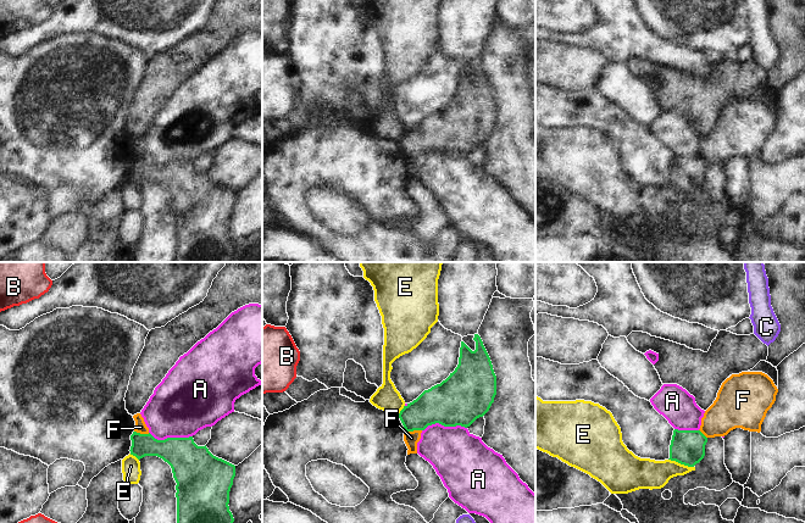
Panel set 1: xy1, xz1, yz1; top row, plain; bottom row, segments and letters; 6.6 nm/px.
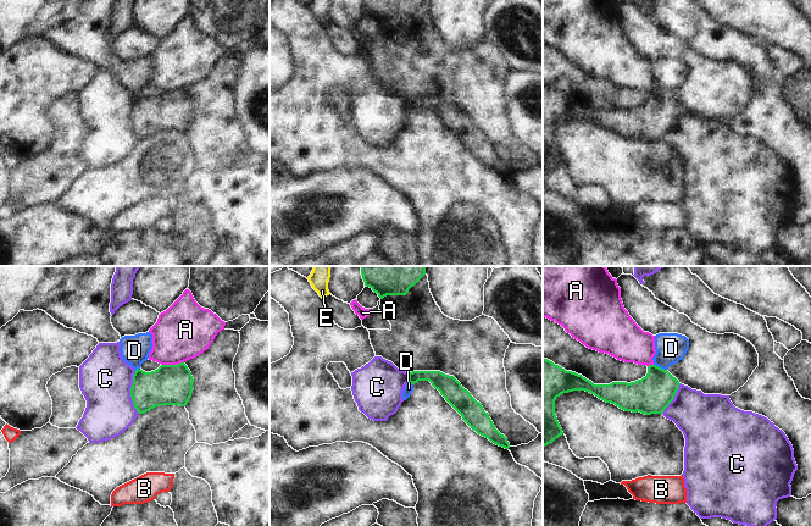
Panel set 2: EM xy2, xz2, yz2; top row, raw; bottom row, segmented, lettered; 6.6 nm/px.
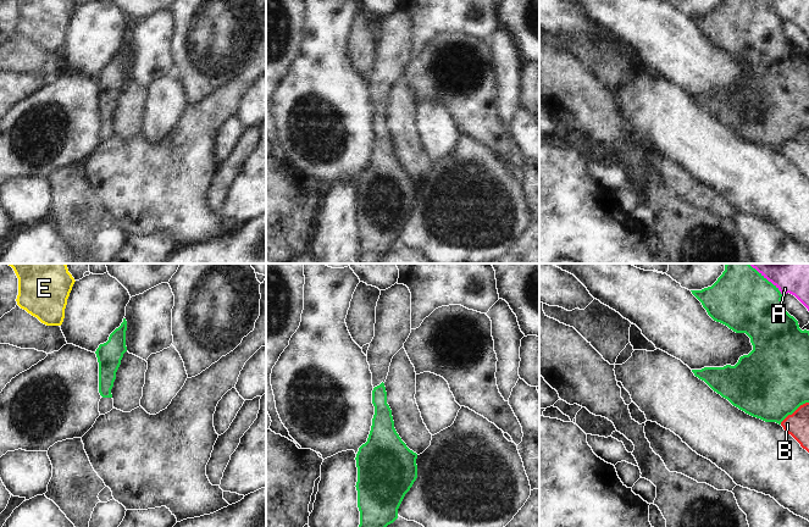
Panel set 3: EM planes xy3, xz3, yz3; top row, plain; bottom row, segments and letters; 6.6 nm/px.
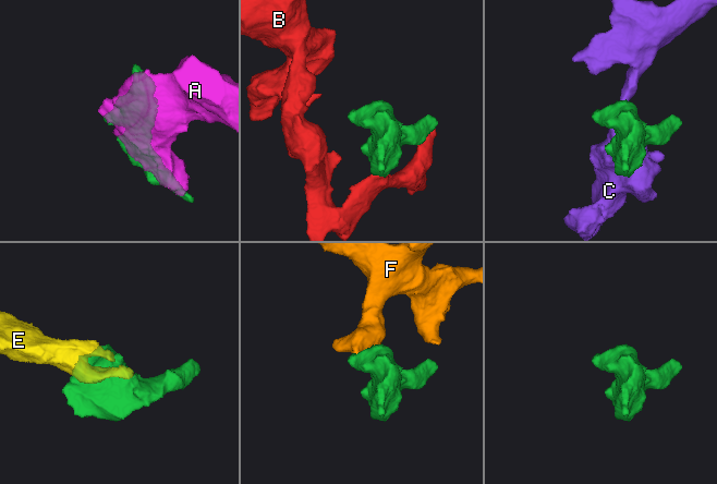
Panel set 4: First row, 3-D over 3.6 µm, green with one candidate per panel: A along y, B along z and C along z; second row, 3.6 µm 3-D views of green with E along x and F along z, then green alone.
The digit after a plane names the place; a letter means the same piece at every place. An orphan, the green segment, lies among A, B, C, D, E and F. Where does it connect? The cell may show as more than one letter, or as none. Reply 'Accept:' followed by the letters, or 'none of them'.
Accept: none of them

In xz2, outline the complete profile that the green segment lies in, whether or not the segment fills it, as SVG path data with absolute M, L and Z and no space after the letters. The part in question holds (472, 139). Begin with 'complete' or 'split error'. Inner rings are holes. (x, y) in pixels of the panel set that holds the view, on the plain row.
complete | M412 98L409 100L410 110L415 111L418 107L429 107L462 143L462 146L478 161L488 165L499 173L510 175L507 165L495 155L482 131L454 103L445 101L440 98Z

